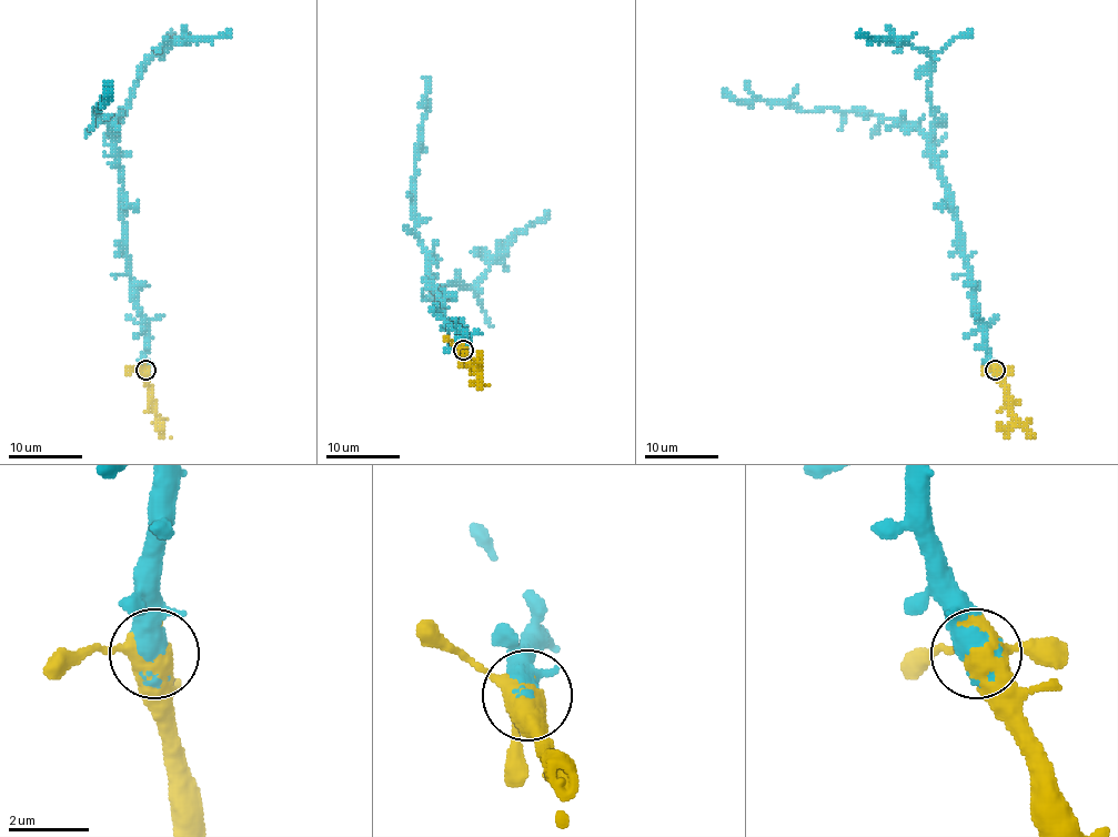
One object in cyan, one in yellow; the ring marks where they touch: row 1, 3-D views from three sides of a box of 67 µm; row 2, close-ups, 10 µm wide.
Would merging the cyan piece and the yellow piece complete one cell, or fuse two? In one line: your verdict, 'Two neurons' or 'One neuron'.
One neuron

